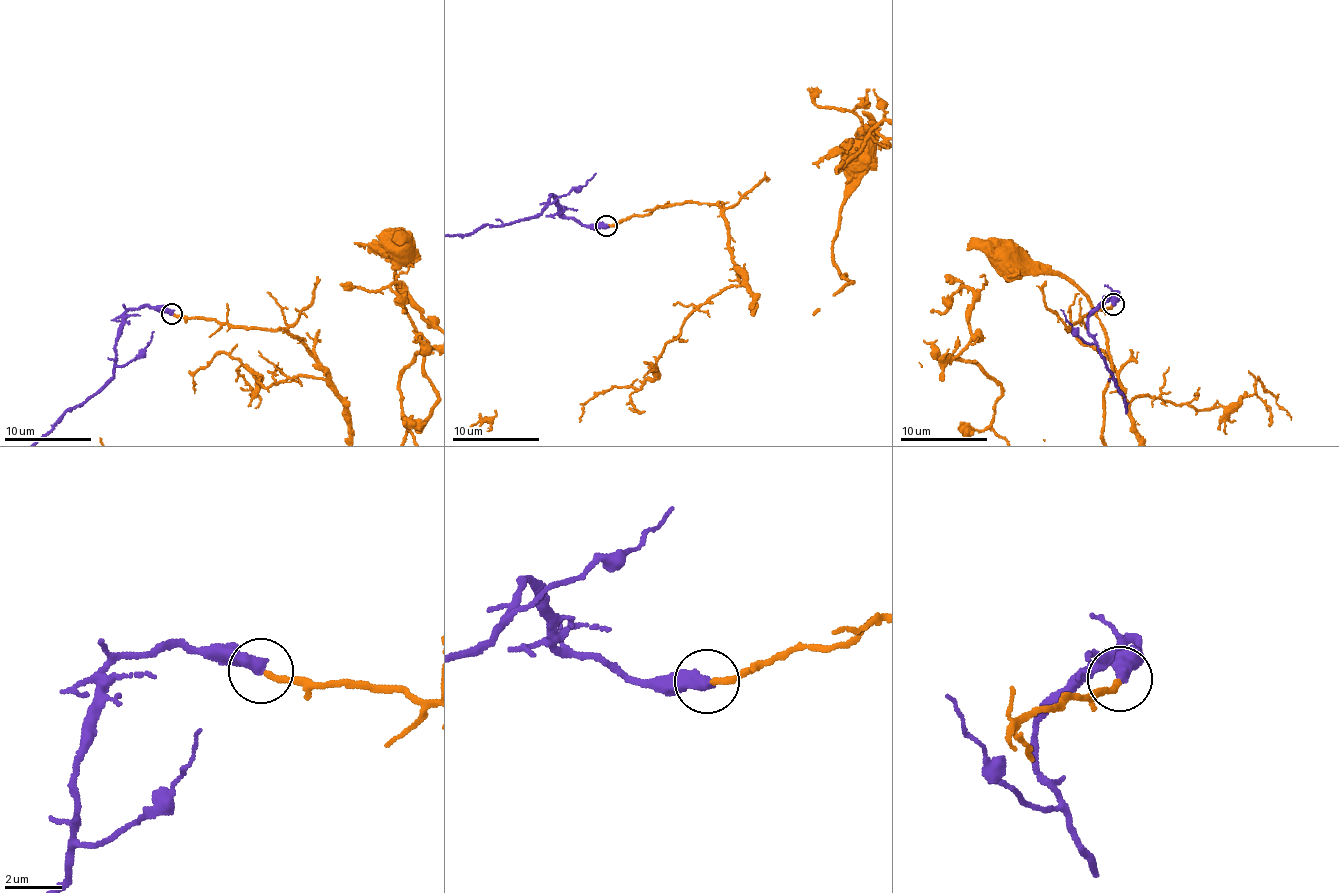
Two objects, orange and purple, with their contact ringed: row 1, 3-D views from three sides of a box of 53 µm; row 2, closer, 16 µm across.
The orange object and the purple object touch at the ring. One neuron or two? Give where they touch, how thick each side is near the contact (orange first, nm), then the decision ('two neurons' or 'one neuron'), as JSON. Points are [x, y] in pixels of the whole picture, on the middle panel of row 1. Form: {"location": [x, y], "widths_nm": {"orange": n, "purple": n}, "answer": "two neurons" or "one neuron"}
{"location": [606, 225], "widths_nm": {"orange": 200, "purple": 500}, "answer": "one neuron"}

